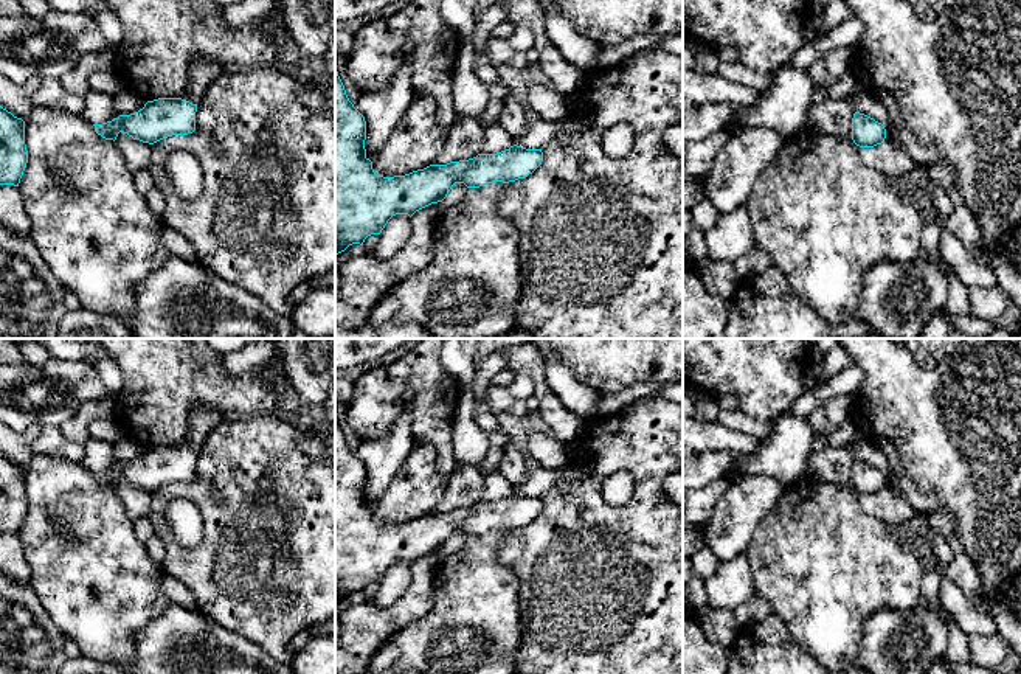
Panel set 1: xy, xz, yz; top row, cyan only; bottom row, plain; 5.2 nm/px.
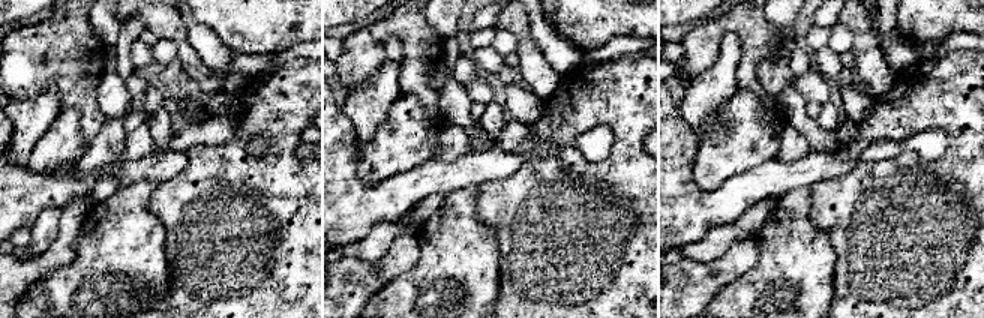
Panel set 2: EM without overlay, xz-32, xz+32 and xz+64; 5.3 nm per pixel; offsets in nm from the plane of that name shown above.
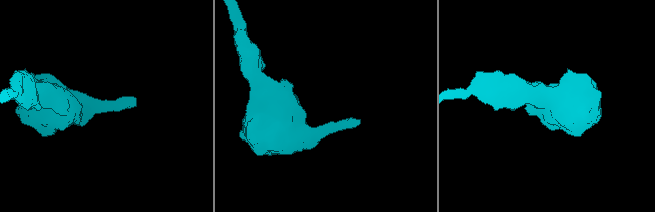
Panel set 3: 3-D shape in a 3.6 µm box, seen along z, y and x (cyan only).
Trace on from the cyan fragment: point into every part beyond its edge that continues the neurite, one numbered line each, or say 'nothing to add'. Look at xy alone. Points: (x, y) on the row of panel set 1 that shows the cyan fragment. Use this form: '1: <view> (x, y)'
1: xy (204, 70)

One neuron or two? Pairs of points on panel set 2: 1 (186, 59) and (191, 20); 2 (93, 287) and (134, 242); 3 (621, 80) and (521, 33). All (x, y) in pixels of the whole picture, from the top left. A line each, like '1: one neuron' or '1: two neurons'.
1: two neurons
2: one neuron
3: two neurons

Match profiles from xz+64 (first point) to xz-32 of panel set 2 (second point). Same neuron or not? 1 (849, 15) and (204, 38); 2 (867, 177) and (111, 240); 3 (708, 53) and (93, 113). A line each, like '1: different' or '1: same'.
1: different
2: different
3: same

